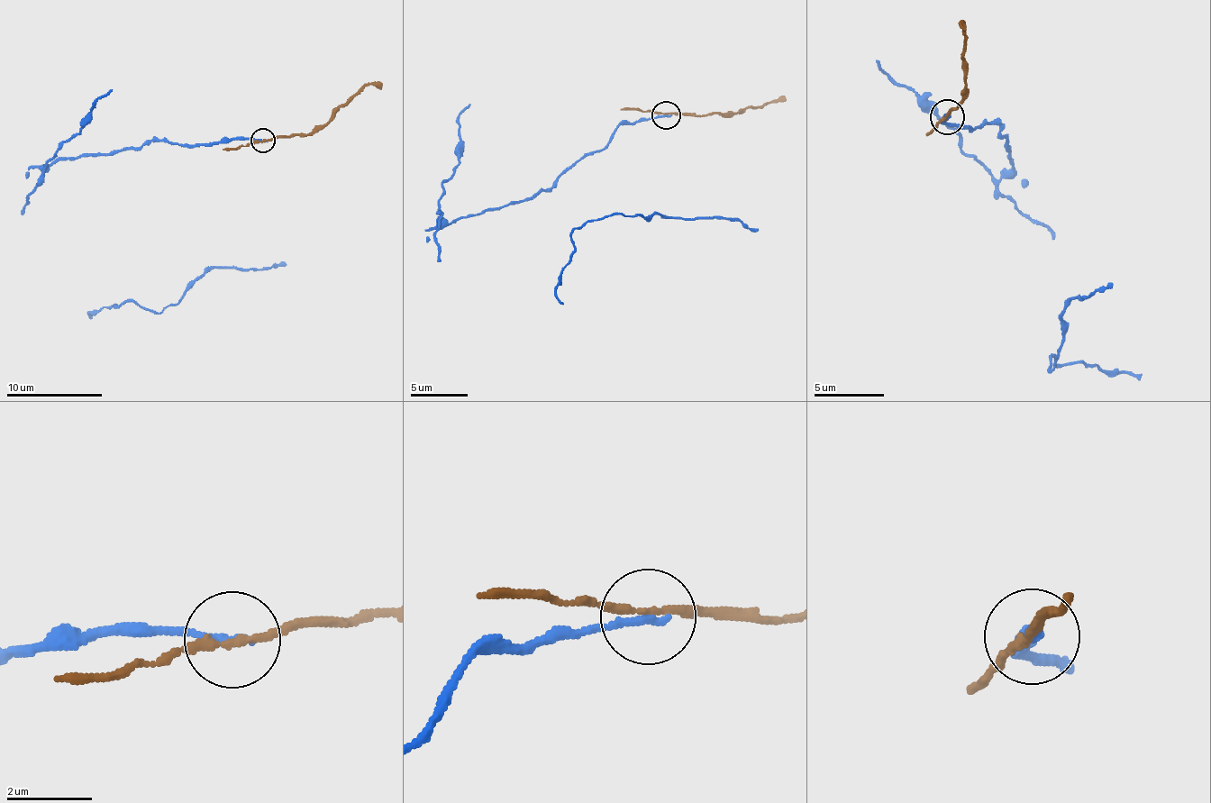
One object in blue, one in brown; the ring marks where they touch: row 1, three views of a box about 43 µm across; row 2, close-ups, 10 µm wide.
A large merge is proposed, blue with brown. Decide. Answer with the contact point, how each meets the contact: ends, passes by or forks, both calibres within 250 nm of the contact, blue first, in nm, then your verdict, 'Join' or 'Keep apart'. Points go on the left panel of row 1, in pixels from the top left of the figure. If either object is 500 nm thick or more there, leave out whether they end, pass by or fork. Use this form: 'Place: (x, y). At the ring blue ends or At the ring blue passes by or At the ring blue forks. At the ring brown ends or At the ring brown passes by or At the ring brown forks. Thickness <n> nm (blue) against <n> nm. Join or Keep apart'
Place: (262, 141). At the ring blue ends. At the ring brown passes by. Thickness 200 nm (blue) against 170 nm. Keep apart

